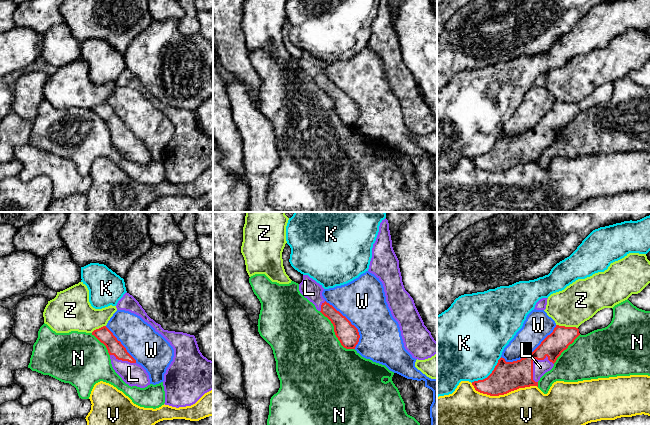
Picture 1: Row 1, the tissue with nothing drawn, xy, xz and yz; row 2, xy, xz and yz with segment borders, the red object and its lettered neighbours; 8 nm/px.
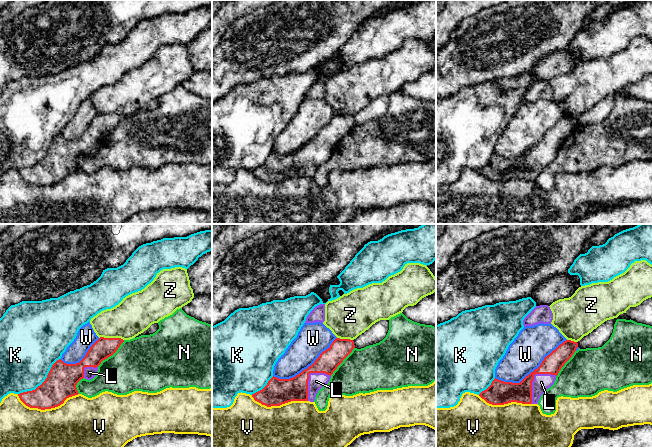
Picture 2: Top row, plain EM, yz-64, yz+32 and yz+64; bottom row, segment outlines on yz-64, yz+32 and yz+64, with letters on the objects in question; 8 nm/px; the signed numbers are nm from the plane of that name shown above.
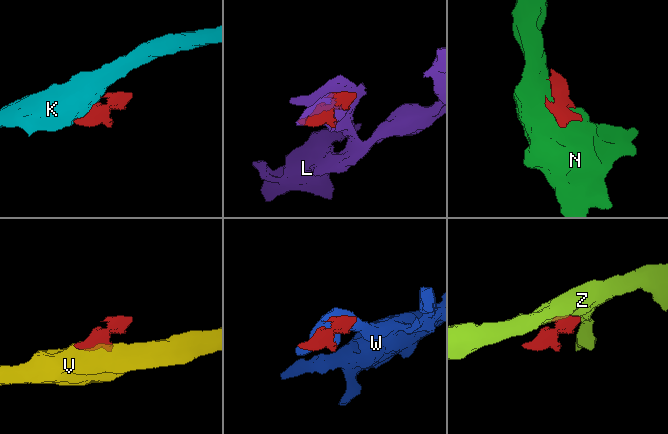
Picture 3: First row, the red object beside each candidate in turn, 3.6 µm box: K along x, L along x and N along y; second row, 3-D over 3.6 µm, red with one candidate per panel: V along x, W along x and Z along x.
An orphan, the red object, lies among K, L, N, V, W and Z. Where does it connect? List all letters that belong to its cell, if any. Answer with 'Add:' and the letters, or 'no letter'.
Add: L

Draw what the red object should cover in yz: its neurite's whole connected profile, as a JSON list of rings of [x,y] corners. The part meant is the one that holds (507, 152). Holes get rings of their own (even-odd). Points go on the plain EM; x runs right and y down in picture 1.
[[[556,101],[553,108],[548,111],[530,131],[513,138],[506,138],[505,135],[501,133],[487,154],[474,157],[472,161],[476,167],[490,172],[504,171],[519,164],[530,162],[538,163],[540,154],[553,144],[557,134],[579,111],[579,105],[576,103]]]

